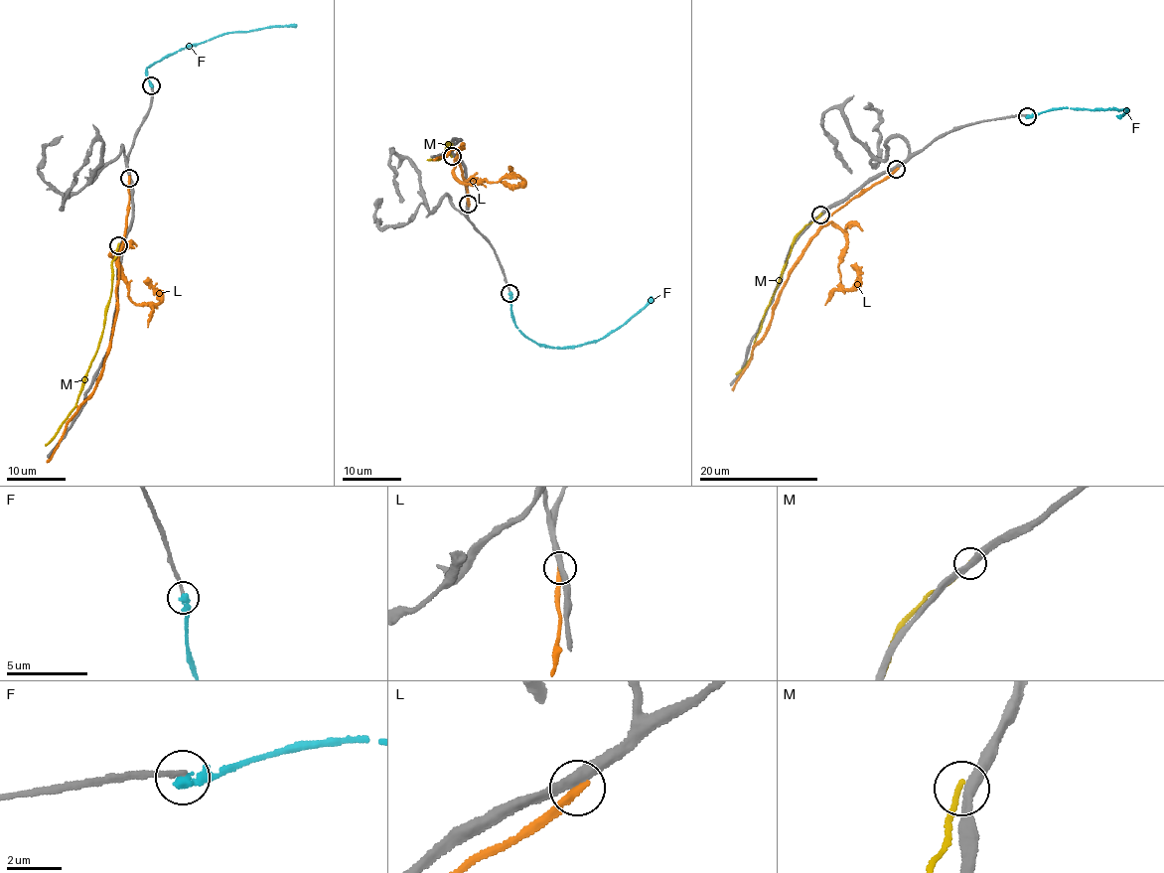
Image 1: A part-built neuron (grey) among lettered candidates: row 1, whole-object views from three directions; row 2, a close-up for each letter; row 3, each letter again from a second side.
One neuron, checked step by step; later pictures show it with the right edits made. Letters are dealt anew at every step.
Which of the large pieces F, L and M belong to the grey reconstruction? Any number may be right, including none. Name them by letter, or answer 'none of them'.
none of them

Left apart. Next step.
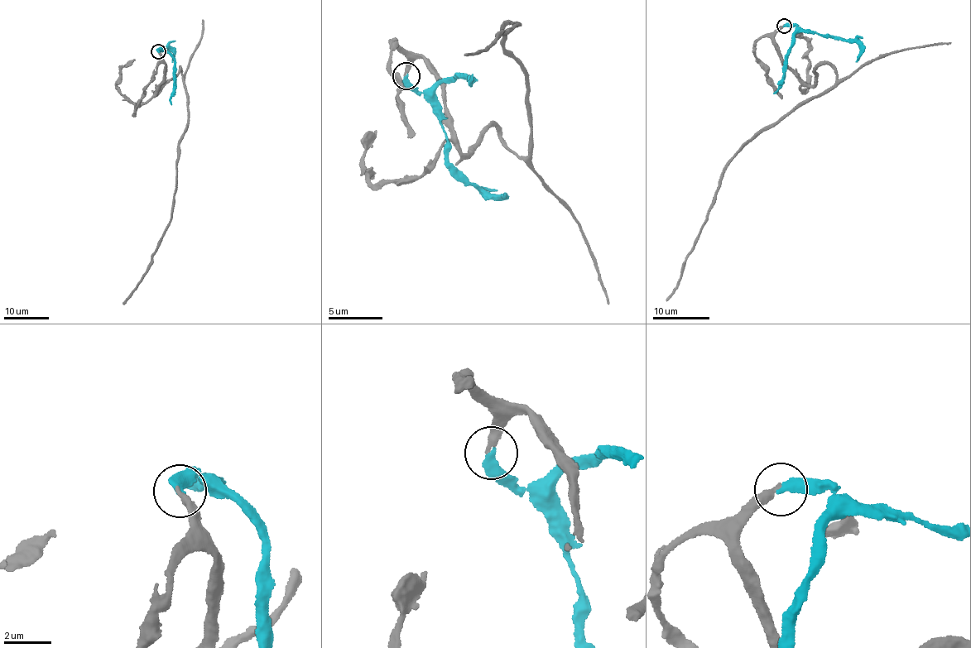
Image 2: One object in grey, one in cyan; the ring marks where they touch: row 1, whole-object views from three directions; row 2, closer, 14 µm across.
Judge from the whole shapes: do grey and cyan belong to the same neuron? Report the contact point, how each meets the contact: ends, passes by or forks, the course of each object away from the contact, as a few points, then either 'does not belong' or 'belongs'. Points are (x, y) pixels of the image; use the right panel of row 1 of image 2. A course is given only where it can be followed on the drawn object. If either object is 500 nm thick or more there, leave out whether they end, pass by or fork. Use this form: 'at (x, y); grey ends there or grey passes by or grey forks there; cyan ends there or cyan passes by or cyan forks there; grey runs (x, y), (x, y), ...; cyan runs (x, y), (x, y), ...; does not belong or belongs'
at (784, 26); grey ends there; cyan ends there; grey runs (784, 25), (775, 35), (780, 59), (812, 86), (814, 70), (827, 64), (835, 83), (727, 166), (666, 300); cyan runs (785, 26), (854, 42), (858, 45), (859, 52), (855, 61); belongs

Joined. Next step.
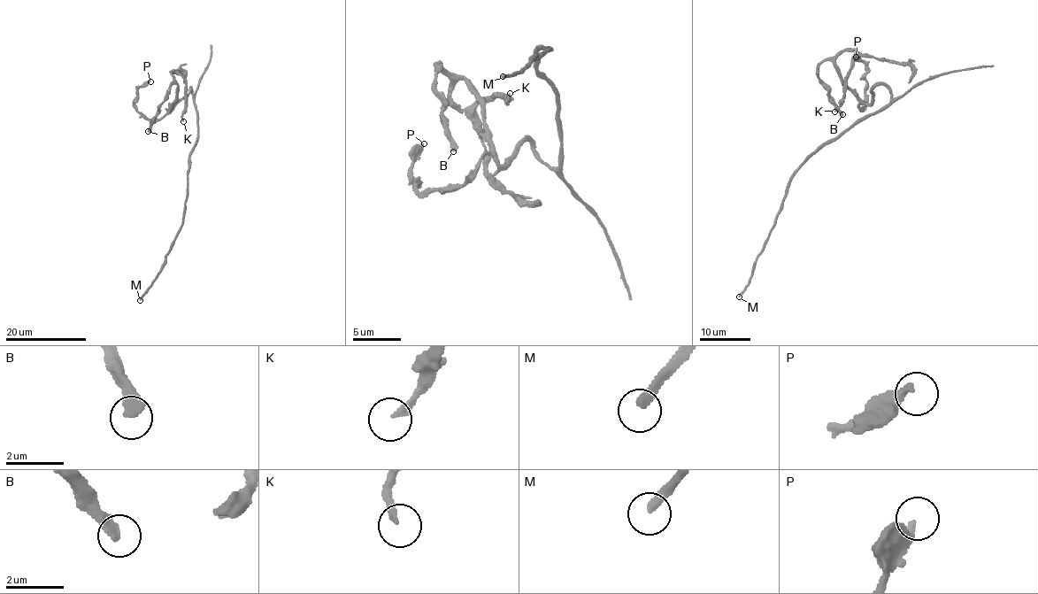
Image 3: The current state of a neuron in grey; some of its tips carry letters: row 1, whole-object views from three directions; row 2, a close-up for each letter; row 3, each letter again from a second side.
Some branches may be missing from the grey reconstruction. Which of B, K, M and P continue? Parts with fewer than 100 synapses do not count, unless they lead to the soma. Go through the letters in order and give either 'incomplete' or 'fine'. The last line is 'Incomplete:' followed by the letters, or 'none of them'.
B: fine
K: fine
M: fine
P: fine
Incomplete: none of them

